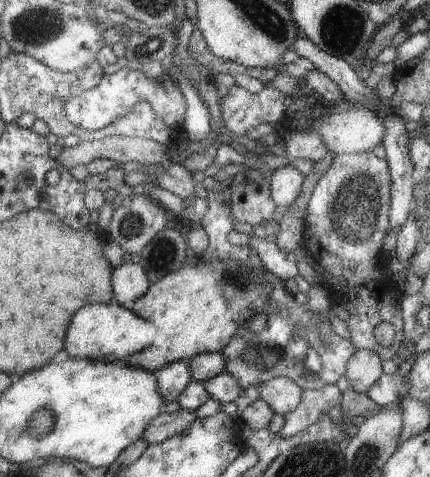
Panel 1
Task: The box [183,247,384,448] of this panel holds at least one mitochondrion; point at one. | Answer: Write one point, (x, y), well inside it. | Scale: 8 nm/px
(258, 355)

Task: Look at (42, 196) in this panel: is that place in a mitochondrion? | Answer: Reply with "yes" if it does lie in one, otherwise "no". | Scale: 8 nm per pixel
no

